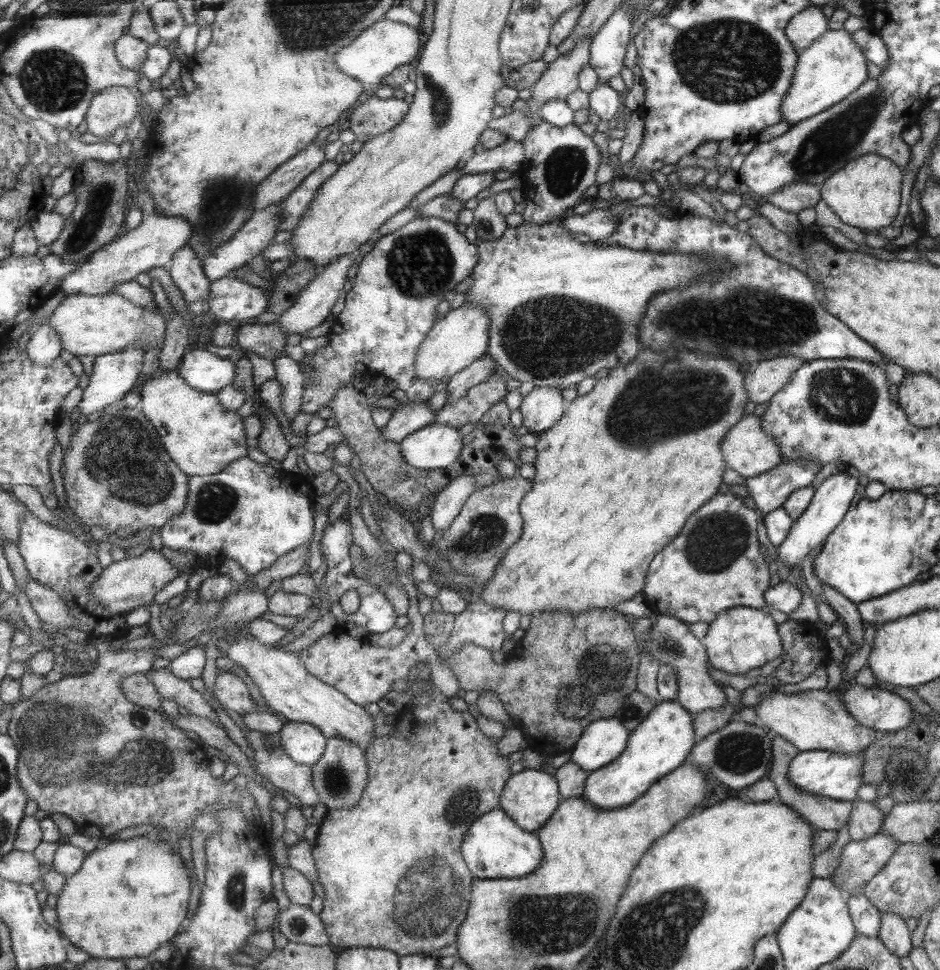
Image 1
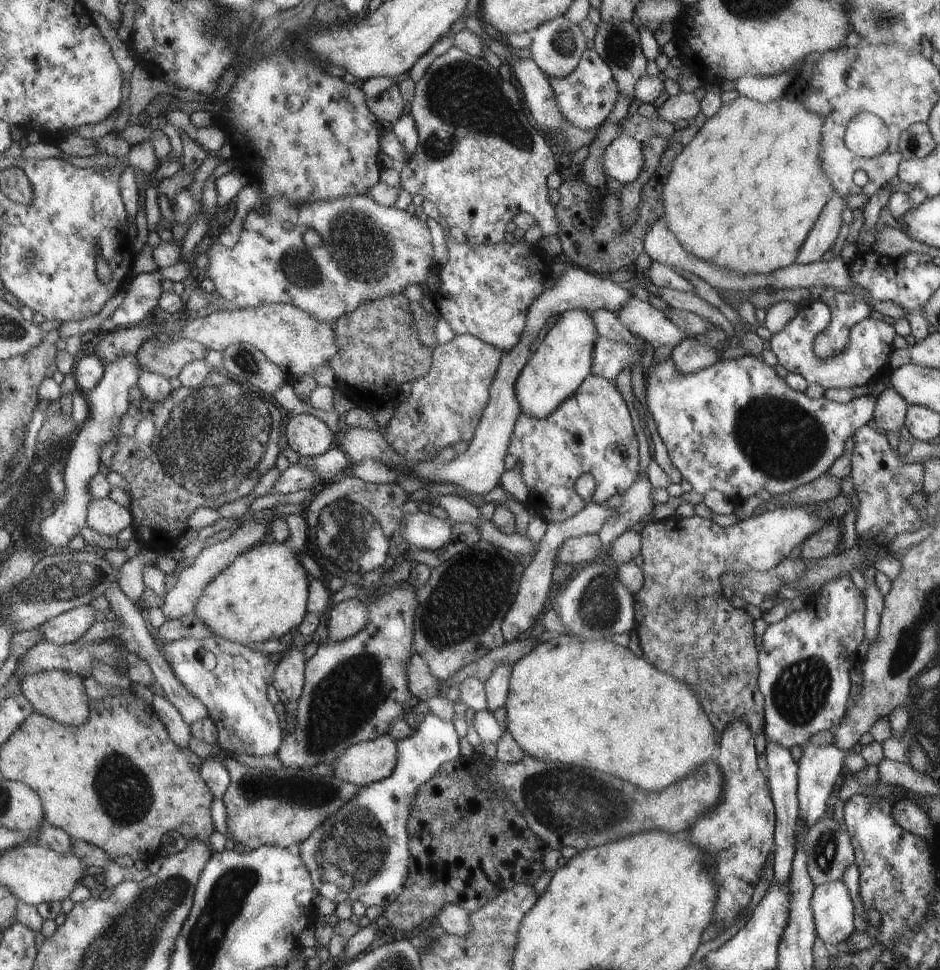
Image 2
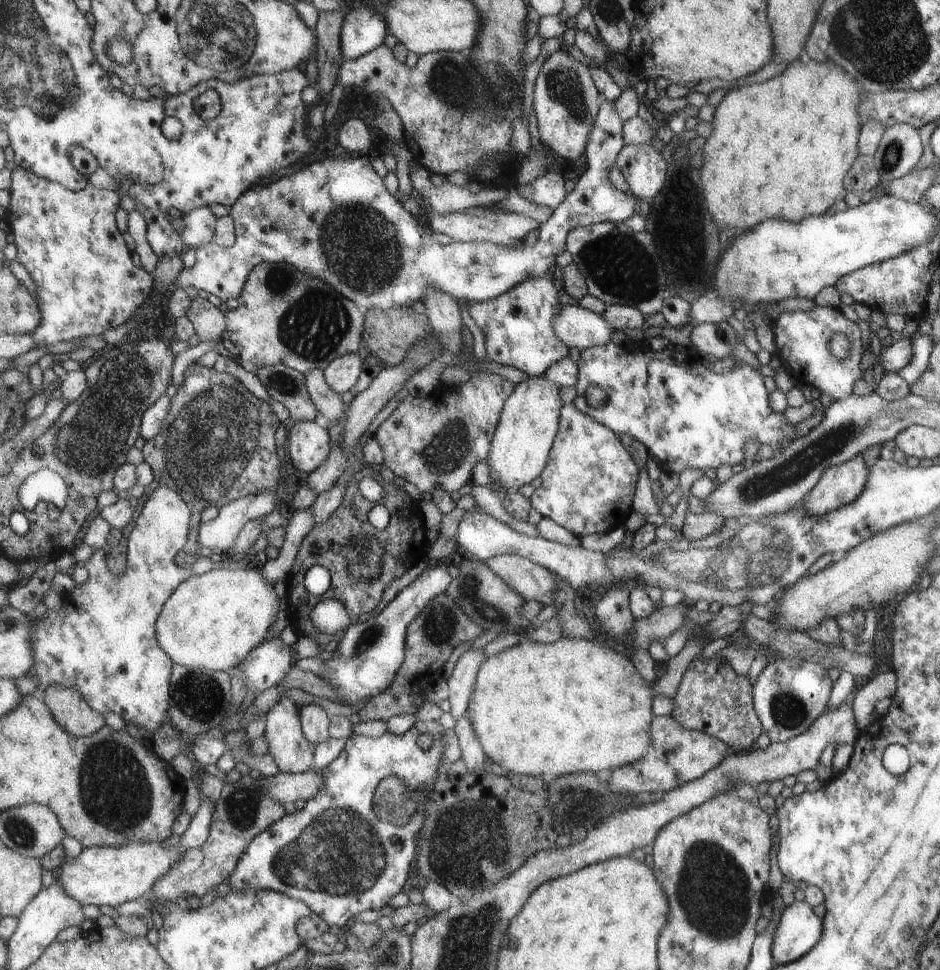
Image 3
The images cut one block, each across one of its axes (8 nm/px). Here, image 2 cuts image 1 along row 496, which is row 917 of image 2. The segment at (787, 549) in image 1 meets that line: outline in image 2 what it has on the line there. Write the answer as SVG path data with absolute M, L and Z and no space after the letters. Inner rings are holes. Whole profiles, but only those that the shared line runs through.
M842 879L815 886L811 900L818 938L828 947L847 941L855 931L854 905Z

